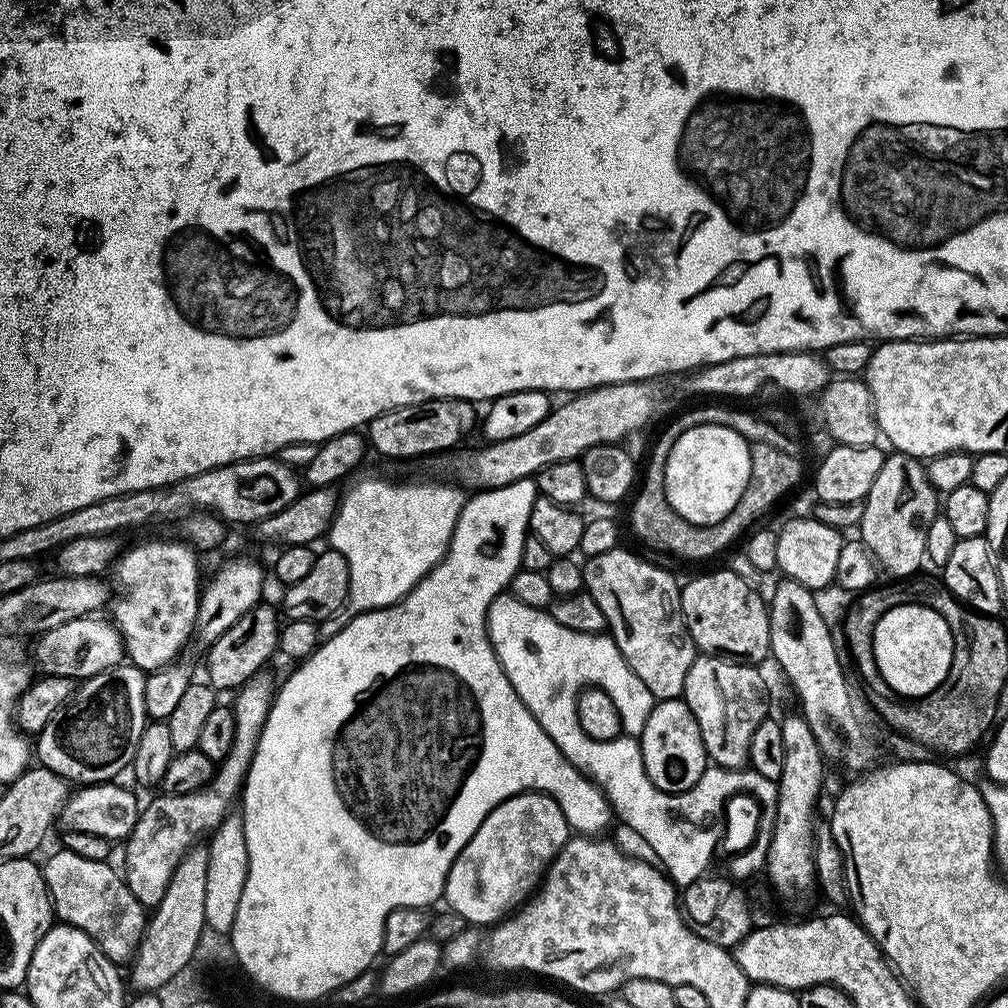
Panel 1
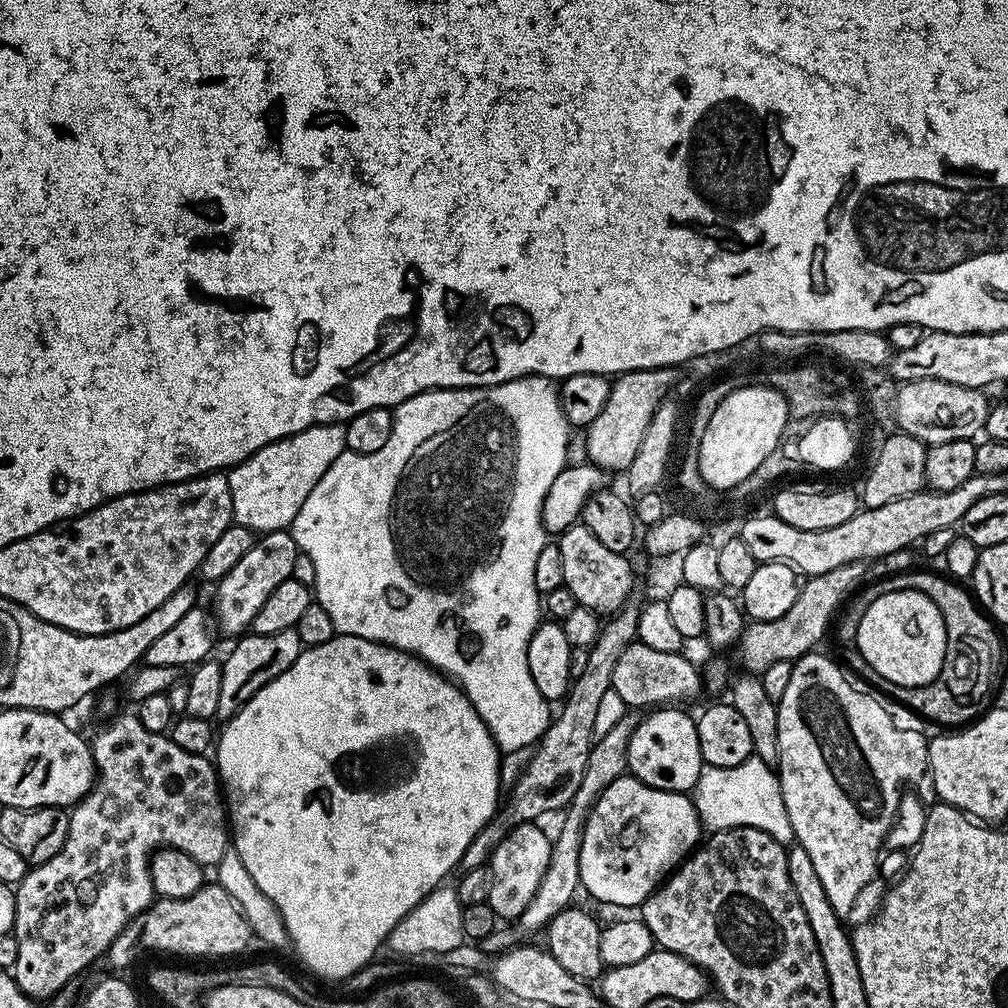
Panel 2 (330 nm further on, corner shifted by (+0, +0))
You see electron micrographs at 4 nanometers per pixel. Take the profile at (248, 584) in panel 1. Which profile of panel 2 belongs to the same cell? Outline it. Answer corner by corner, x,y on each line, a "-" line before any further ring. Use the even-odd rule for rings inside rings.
287,529
261,535
255,546
250,548
249,553
234,566
234,569
230,570
230,573
226,574
223,579
217,581
214,600
215,627
219,631
221,628
226,635
232,636
231,638
245,635
252,627
254,614
258,614
258,610
273,593
274,588
291,577
294,558
298,552
299,548
293,540
292,533

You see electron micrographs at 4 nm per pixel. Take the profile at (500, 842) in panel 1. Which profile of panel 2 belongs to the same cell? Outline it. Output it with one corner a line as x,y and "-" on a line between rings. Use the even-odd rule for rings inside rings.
535,823
518,825
507,838
492,852
490,857
490,871
492,873
492,885
488,895
488,905
496,912
497,917
505,921
512,922
515,916
520,916
528,907
532,900
537,899
536,891
538,882
542,882
542,874
546,874
546,866
550,866
550,854
552,853
552,840
542,829
536,828

